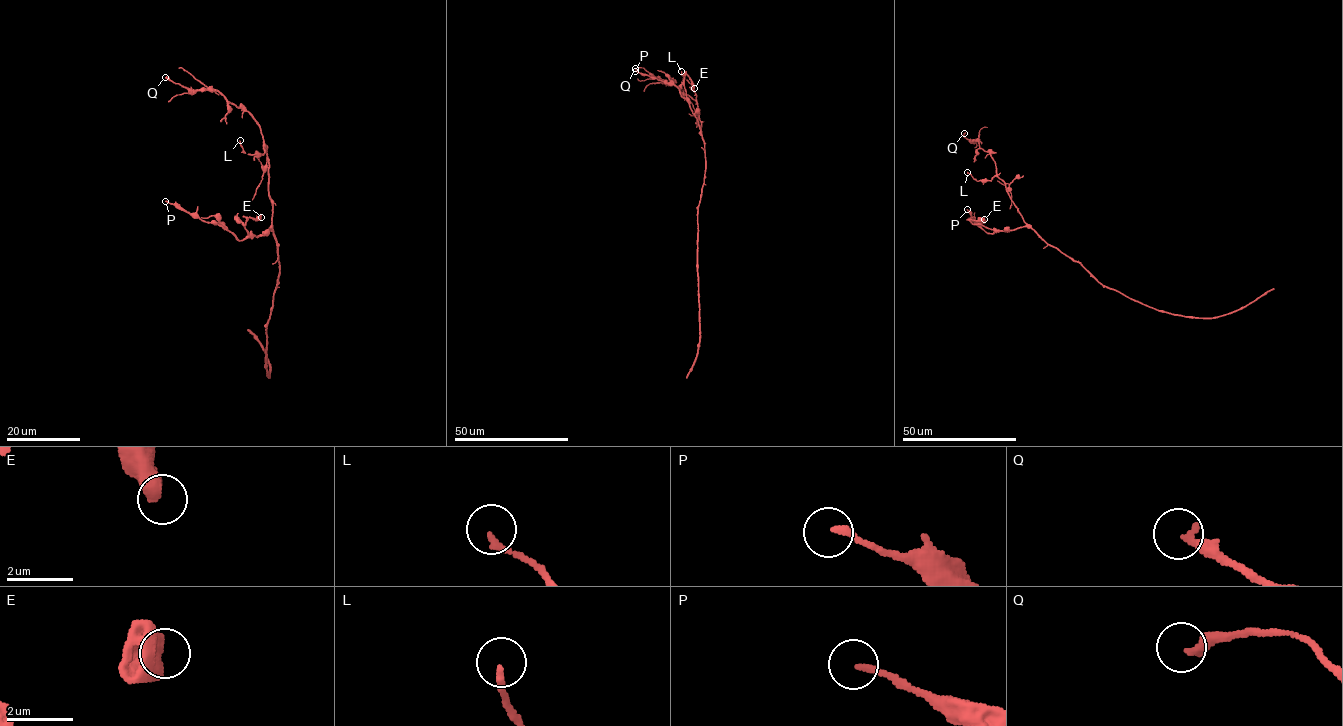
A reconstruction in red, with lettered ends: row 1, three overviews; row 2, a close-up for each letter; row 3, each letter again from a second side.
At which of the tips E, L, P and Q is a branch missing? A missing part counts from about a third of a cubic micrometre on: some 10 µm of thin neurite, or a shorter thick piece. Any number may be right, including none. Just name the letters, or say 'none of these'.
none of these

